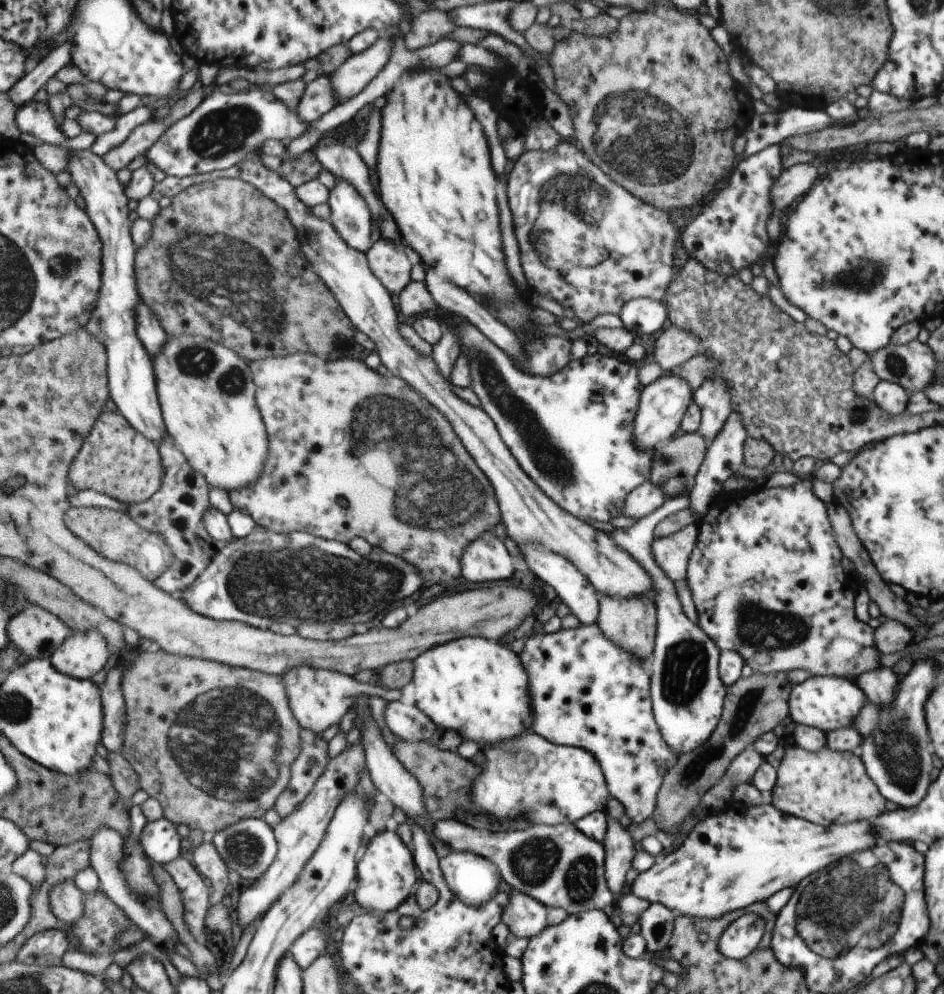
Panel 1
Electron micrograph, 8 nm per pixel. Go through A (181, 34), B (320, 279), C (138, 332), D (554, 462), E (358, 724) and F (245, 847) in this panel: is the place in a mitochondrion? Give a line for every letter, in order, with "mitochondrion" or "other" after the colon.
A: other
B: other
C: other
D: mitochondrion
E: other
F: mitochondrion

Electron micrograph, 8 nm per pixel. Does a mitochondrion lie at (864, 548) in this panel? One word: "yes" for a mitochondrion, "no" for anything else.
no

